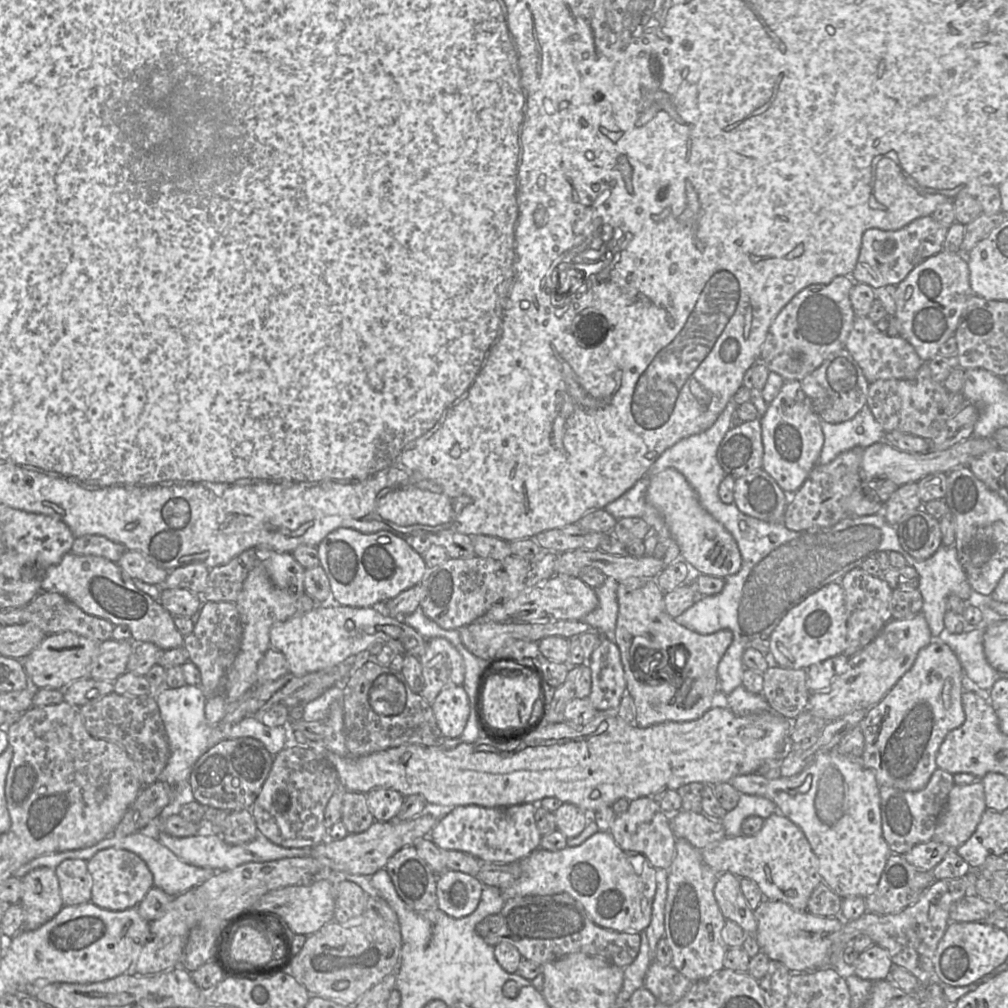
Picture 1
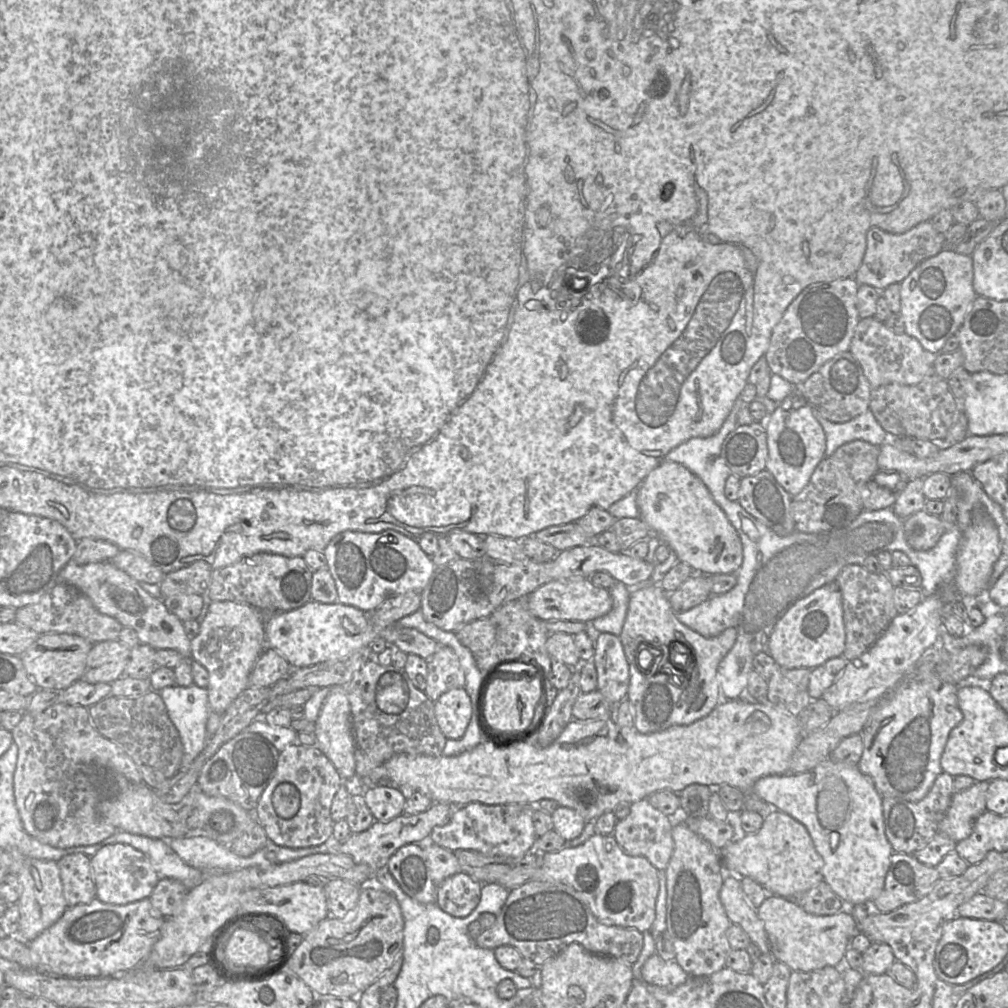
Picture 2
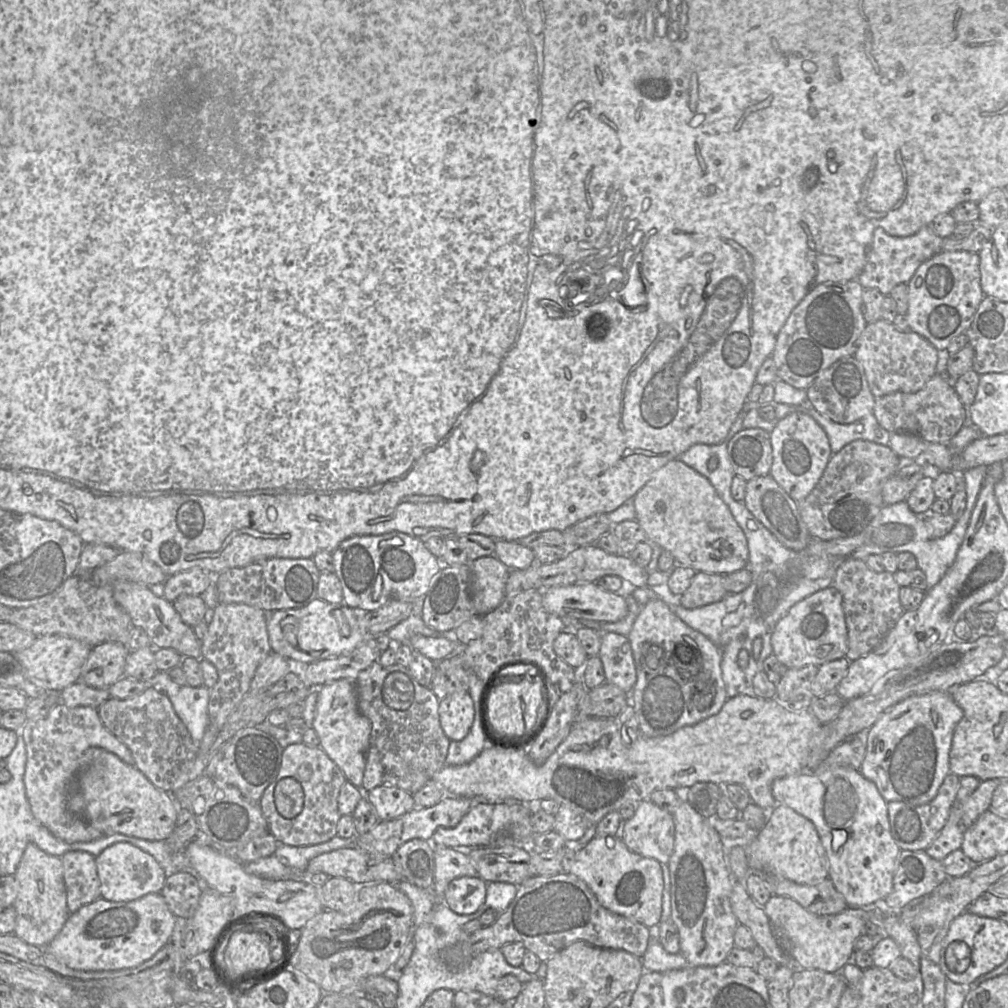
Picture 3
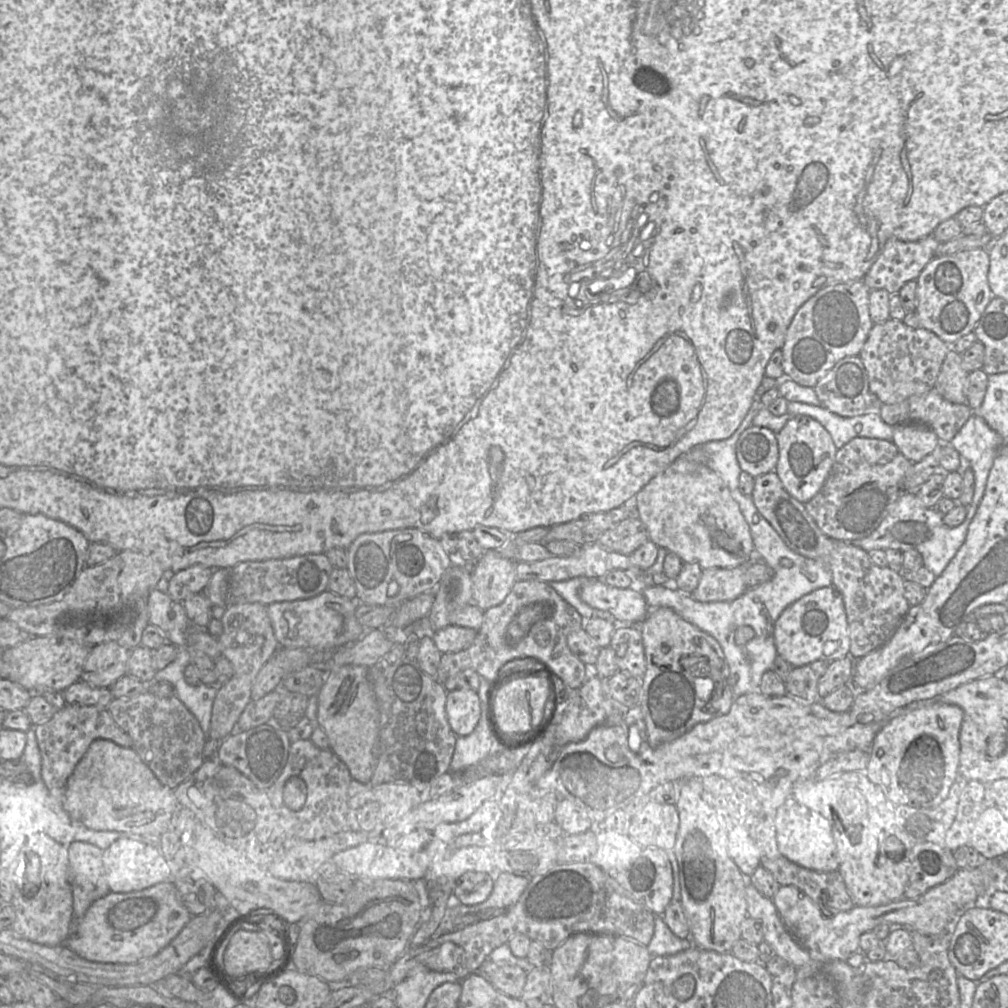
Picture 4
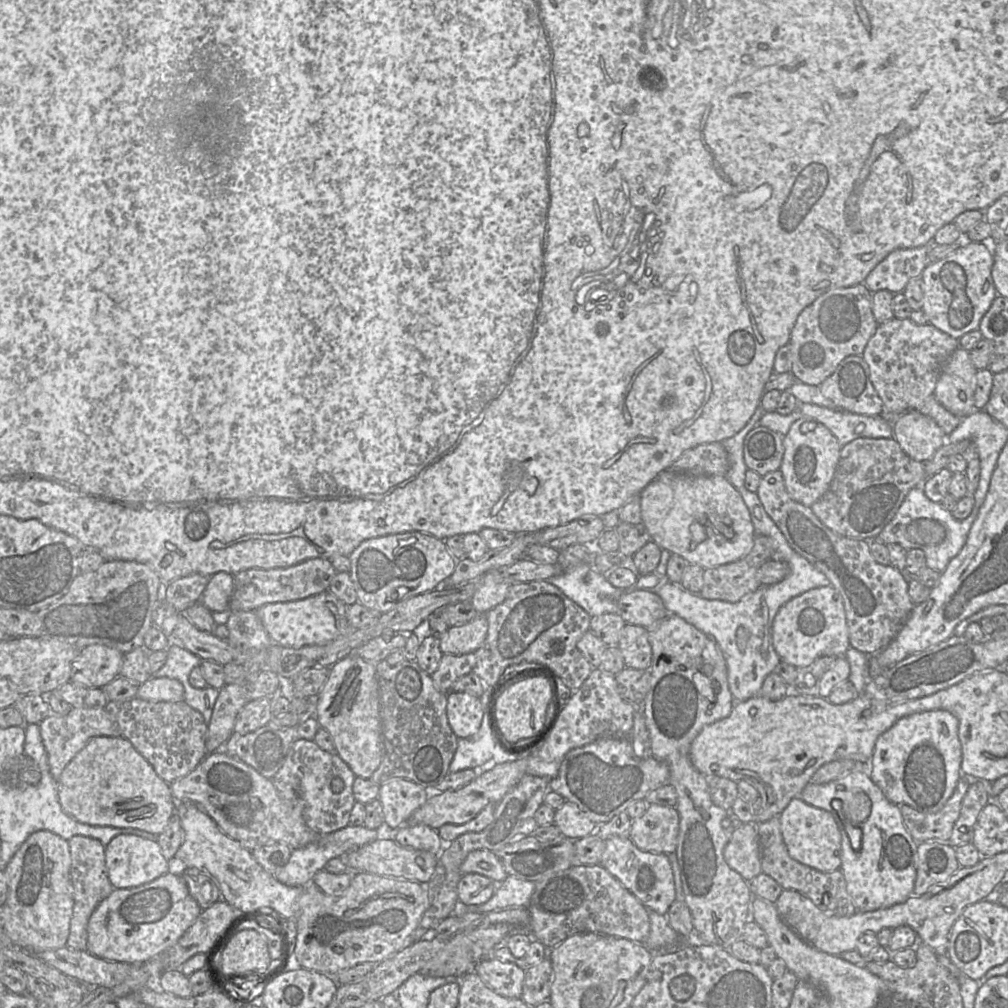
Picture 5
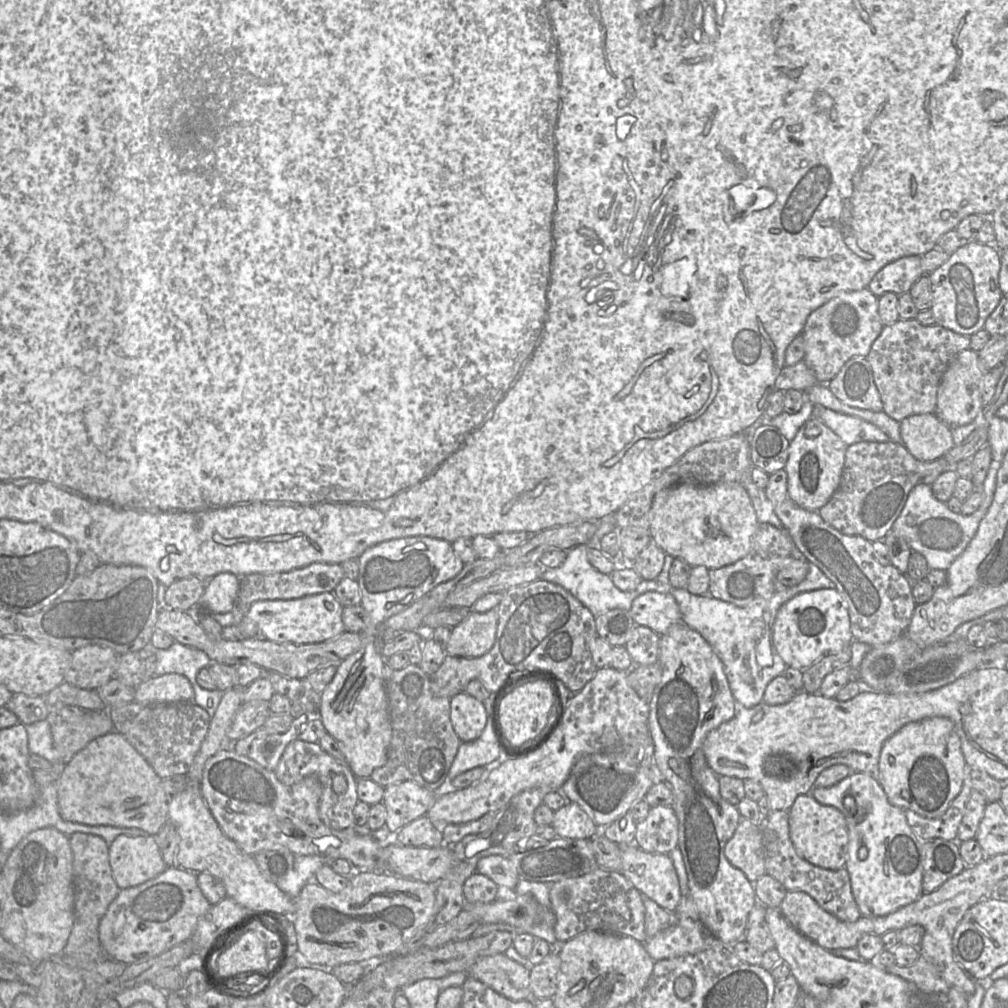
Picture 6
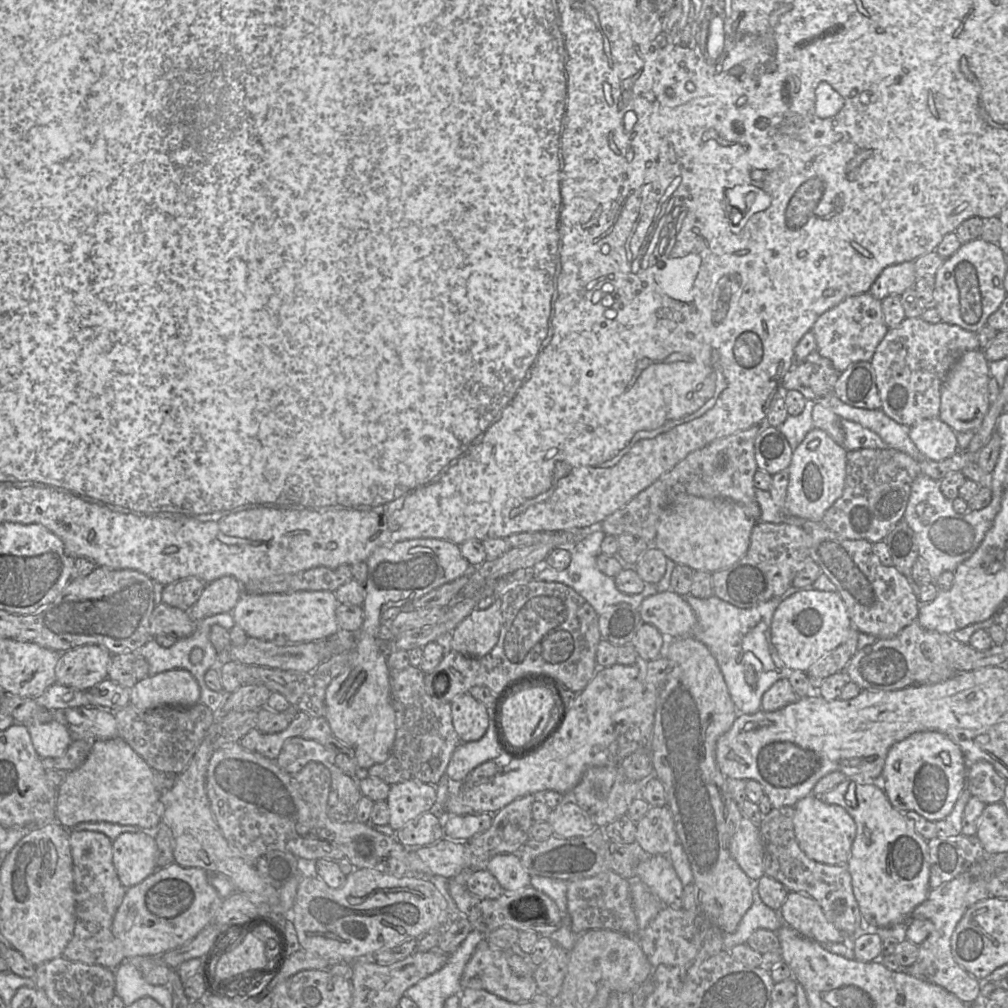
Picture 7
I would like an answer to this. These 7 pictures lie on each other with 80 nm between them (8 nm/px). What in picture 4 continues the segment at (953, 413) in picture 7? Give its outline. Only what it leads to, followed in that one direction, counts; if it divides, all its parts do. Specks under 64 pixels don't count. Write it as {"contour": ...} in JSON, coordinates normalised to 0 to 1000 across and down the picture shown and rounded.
{"contour":[[[942,347],[936,358],[928,385],[938,397],[959,401],[959,368],[953,363],[951,350]]]}

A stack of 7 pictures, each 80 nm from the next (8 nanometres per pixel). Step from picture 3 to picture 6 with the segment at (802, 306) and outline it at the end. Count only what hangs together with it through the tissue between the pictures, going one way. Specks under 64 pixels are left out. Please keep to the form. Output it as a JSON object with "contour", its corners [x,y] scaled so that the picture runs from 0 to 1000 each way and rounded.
{"contour":[[[861,286],[833,291],[802,313],[795,333],[798,337],[797,358],[808,369],[813,380],[821,380],[846,353],[860,354],[866,339],[877,325],[871,311],[871,295]]]}

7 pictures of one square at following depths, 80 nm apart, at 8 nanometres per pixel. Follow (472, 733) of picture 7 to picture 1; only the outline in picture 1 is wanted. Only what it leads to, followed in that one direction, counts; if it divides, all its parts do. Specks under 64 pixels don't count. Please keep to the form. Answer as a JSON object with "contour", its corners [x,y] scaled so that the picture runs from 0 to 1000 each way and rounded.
{"contour":[[[458,680],[440,683],[428,701],[434,720],[442,732],[453,732],[459,727],[466,708],[466,695]]]}

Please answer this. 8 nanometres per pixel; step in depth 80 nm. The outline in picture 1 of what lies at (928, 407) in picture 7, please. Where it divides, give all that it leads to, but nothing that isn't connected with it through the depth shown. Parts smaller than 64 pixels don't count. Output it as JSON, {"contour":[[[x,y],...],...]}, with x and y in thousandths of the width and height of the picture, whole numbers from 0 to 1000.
{"contour":[[[861,313],[848,314],[838,346],[850,358],[863,380],[877,376],[906,377],[917,360],[902,339],[892,332],[884,334],[875,330]]]}

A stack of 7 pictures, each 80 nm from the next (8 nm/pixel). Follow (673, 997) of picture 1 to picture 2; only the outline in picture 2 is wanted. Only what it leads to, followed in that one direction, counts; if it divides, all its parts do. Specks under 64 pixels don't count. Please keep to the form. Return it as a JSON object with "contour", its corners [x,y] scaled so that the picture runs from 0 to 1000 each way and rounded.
{"contour":[[[652,945],[643,950],[636,961],[637,972],[662,982],[678,977],[684,969],[670,952],[659,953]]]}

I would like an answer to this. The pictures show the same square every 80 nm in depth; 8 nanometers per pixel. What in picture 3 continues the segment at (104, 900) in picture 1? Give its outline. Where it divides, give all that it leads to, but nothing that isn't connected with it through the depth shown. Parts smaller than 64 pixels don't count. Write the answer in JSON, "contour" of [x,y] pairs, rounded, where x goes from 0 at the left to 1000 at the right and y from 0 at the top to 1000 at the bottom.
{"contour":[[[115,835],[95,851],[100,891],[111,895],[129,895],[147,887],[159,886],[166,871],[152,849],[127,835]]]}

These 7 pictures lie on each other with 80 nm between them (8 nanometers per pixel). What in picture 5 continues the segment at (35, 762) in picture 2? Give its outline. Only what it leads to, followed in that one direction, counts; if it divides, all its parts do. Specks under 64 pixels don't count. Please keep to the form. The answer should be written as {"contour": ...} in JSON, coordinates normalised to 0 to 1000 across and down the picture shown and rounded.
{"contour":[[[72,701],[65,709],[51,707],[39,717],[39,722],[47,747],[49,765],[56,775],[68,756],[85,740],[89,733],[97,730],[120,730],[117,719],[104,702]]]}

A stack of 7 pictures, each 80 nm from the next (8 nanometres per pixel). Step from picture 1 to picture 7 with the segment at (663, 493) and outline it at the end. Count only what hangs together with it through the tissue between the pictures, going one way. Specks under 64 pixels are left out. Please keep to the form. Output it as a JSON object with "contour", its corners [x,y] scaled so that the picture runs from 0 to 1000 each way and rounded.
{"contour":[[[673,491],[658,507],[648,541],[672,560],[707,568],[723,563],[740,550],[749,520],[736,502],[726,496]]]}

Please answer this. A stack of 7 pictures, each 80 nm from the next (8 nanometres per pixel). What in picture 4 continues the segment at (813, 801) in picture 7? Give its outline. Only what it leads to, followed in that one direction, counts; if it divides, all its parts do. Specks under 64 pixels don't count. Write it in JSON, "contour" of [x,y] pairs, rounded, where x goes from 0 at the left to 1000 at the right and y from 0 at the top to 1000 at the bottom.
{"contour":[[[784,790],[772,802],[768,816],[773,844],[782,854],[810,865],[821,866],[831,863],[830,839],[821,813]]]}

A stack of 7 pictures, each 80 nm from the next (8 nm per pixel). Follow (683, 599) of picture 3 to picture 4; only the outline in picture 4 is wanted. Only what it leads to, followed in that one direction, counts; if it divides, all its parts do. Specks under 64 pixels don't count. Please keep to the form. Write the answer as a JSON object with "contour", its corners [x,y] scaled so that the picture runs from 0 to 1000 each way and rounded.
{"contour":[[[740,558],[725,563],[701,563],[686,591],[694,597],[727,596],[740,587],[739,567],[745,561]]]}

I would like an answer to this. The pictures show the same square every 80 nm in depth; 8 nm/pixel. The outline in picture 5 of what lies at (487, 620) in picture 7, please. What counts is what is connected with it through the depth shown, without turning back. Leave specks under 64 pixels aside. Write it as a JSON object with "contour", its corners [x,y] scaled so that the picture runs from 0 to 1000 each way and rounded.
{"contour":[[[475,610],[457,621],[448,621],[436,634],[439,649],[458,650],[472,646],[481,636],[484,625],[483,614]]]}

